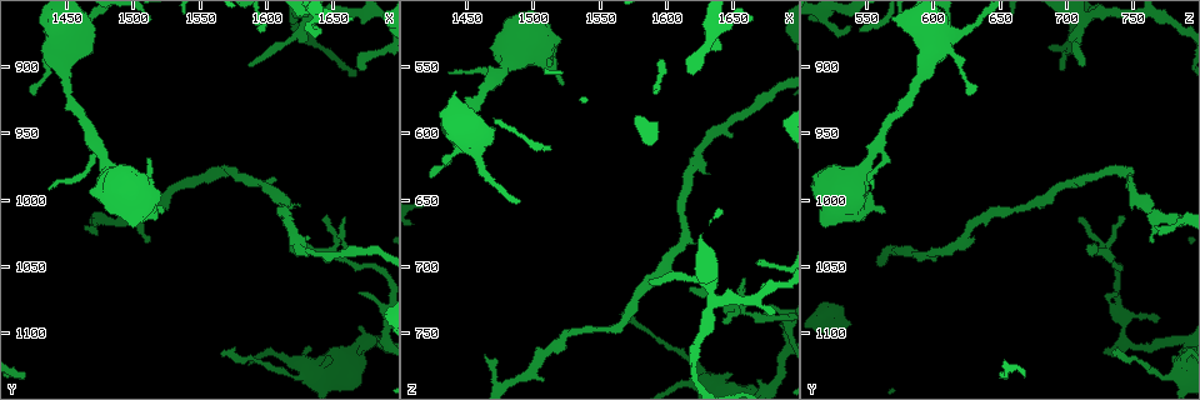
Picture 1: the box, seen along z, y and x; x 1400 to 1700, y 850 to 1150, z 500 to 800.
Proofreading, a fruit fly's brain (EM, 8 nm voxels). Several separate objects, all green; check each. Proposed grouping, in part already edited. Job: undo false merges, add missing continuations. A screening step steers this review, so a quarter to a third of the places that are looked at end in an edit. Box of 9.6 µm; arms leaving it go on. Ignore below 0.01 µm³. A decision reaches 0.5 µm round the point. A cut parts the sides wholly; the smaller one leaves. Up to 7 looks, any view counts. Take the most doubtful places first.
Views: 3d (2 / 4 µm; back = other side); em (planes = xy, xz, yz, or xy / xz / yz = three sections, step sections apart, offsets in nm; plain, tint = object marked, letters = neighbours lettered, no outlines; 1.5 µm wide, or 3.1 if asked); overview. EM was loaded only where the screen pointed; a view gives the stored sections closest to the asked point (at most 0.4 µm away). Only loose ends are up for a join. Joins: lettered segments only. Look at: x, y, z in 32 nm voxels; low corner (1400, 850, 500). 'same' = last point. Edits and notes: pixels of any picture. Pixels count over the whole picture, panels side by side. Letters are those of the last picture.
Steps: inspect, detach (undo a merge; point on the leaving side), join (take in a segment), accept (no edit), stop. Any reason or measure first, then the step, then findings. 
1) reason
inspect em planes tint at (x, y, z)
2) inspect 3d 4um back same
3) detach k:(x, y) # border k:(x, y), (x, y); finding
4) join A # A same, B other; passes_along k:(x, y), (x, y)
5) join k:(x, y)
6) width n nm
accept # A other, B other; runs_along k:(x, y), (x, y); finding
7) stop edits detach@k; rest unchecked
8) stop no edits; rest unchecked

branch stops here
inspect em planes letters at (1590, 900, 712)

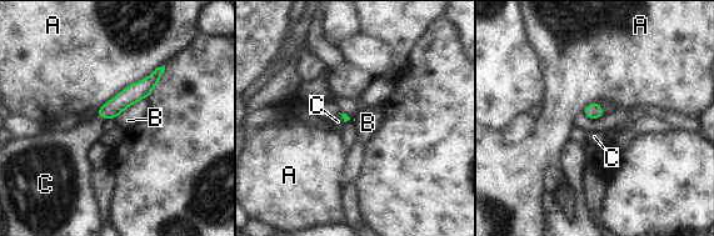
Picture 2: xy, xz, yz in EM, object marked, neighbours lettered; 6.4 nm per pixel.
join C # A other, B other, C same; passes_along 2:(131, 94), (99, 115), (75, 145); the cell continues

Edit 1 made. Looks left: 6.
inspect overview

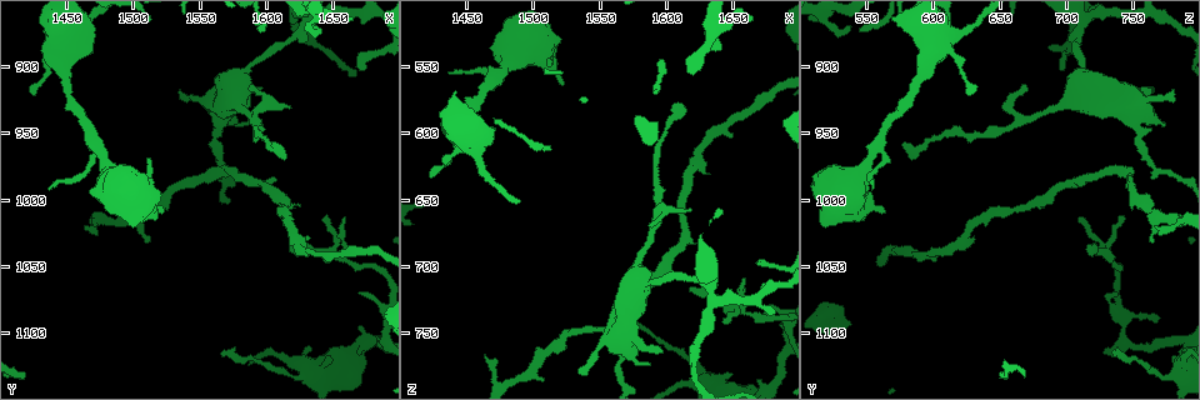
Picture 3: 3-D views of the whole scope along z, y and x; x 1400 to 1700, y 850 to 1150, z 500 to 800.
narrows sharply
inspect 3d 2um at (1510, 1010, 764)

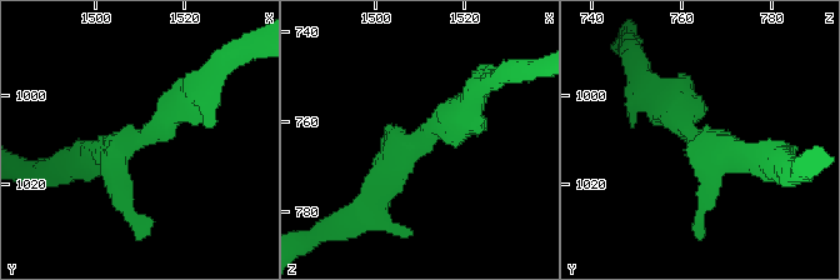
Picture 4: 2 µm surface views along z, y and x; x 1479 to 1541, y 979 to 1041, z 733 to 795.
inspect em planes tint at (1509, 1010, 765)

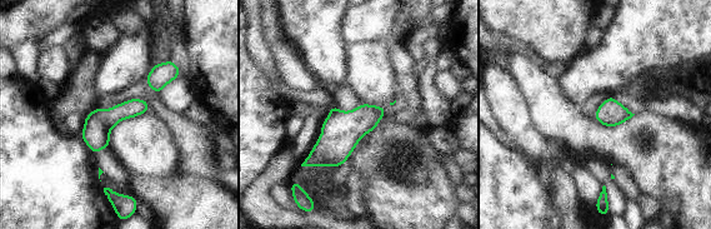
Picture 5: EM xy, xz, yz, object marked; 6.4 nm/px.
inspect em planes letters same

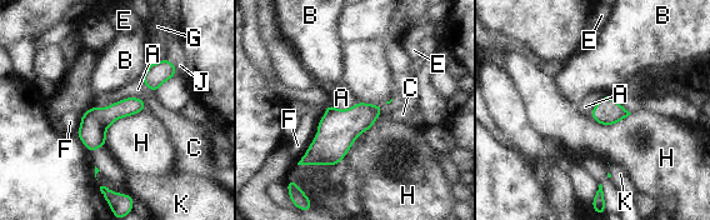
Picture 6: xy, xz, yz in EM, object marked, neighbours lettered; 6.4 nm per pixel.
width 170 nm
accept # A other, B other, C other, E other, F other, G other, H other, J other, K other; border 6:(146, 103), (124, 98), (93, 106); all the same cell

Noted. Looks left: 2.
stop edits join@2; rest unchecked

